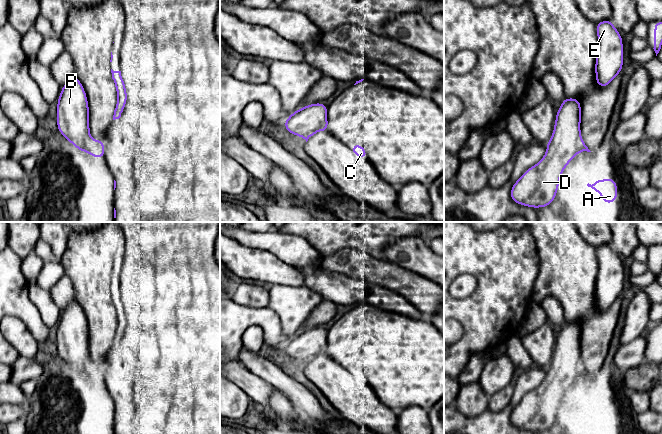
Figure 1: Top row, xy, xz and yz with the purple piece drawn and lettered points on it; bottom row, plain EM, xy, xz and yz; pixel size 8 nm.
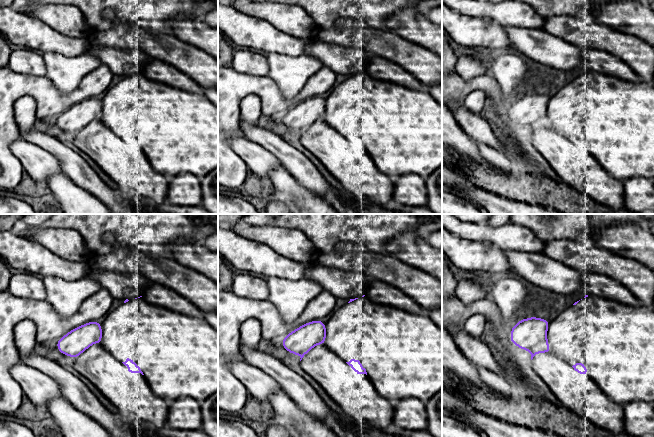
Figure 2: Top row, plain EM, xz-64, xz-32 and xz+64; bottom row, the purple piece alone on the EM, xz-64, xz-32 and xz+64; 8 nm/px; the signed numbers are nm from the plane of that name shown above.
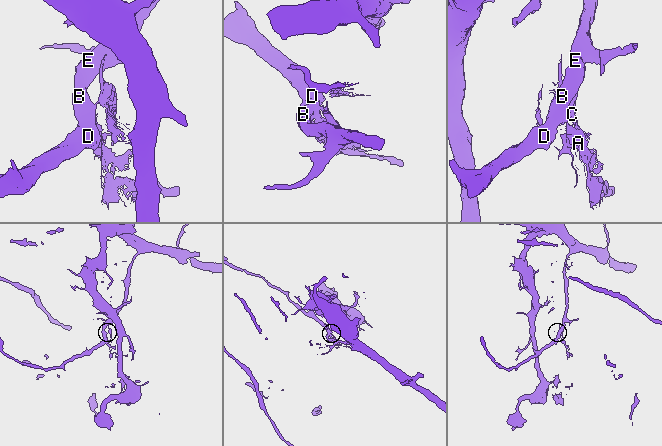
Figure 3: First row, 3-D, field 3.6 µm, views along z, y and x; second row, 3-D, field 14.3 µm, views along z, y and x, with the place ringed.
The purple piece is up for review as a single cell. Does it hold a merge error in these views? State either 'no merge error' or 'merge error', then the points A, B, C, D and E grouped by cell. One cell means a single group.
merge error | A C / B D E

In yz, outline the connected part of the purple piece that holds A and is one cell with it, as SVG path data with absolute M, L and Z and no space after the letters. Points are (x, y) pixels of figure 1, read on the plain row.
M612 401L609 403L595 404L592 409L588 407L587 410L591 411L593 416L598 415L602 421L602 426L609 427L610 429L619 419L617 407Z

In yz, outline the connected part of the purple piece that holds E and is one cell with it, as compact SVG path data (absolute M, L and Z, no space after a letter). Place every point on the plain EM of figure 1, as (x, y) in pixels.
M611 244L596 248L598 274L595 286L596 308L607 311L623 292L623 265Z

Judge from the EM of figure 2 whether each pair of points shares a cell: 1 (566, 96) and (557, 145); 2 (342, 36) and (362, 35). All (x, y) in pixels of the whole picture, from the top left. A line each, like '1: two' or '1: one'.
1: two
2: one

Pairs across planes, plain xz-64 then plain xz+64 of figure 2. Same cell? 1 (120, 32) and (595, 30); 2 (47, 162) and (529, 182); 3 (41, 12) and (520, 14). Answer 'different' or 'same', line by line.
1: same
2: different
3: same

